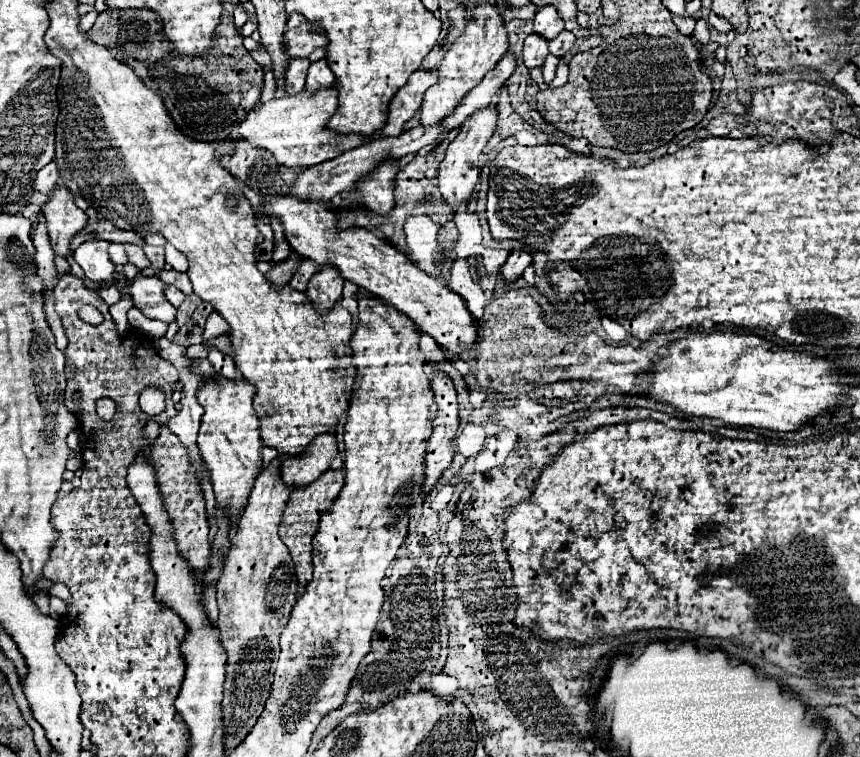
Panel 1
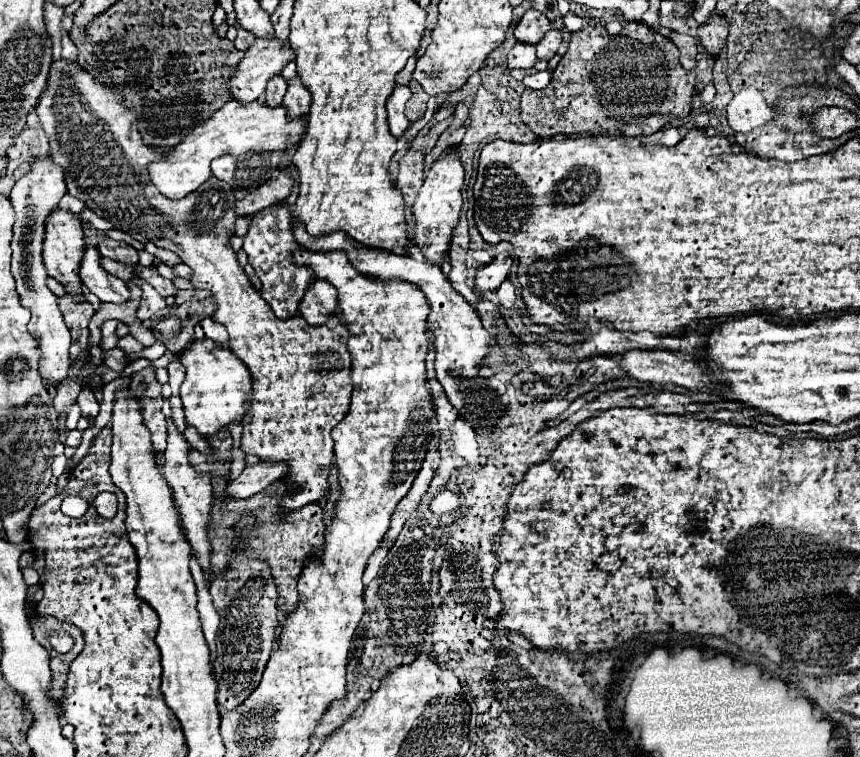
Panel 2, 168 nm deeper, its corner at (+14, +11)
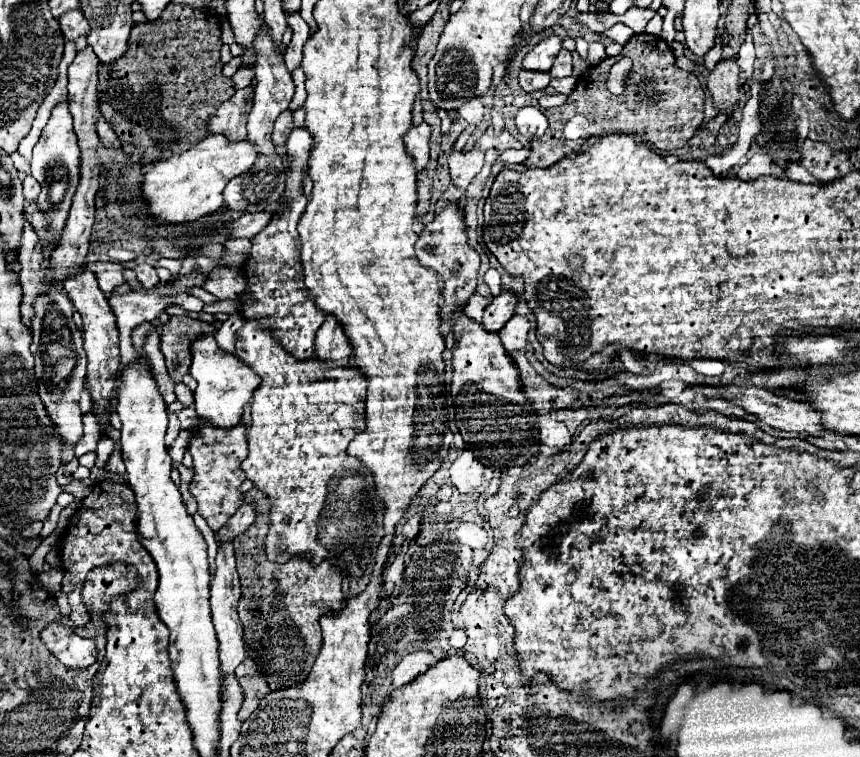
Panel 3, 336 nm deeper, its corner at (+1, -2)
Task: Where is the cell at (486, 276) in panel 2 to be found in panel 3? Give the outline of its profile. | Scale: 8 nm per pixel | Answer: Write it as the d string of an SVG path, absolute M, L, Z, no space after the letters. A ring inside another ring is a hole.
M501 290L499 296L493 298L493 302L485 308L483 314L483 328L497 332L505 326L505 322L515 314L517 306L517 294L511 290Z

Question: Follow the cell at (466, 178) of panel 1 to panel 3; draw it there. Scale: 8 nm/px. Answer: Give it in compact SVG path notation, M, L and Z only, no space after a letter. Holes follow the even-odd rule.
M447 202L435 214L435 218L429 224L425 224L423 232L419 234L419 238L415 242L415 254L417 254L419 262L425 268L433 268L445 284L445 288L443 288L445 306L441 308L441 318L445 322L449 318L449 314L455 308L465 306L469 296L475 292L477 270L479 270L479 254L467 244L465 216L463 216L463 210L455 202Z

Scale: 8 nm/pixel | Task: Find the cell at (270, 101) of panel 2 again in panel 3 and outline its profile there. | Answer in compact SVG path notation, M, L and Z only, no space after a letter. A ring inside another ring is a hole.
M285 110L285 112L277 118L277 122L275 122L275 128L273 128L273 144L275 144L275 146L285 144L287 136L291 134L291 130L293 130L293 112L291 112L291 110Z

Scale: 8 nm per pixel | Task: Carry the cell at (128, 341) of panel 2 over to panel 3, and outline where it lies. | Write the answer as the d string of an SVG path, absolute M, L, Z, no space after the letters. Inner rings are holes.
M193 270L193 272L187 274L187 276L173 276L173 280L171 280L171 282L173 282L173 288L163 288L163 290L153 288L153 290L149 290L149 292L145 292L145 294L139 292L139 296L137 296L133 290L127 292L127 294L119 294L119 292L109 294L109 306L111 306L113 314L117 316L117 328L119 328L119 340L121 340L121 360L119 360L119 370L117 370L117 374L115 374L115 380L119 380L119 372L123 372L125 366L129 366L129 364L133 364L133 362L137 362L137 360L141 358L139 352L131 346L131 332L133 332L133 328L139 326L139 324L143 324L143 322L153 322L167 304L179 304L179 306L183 306L185 310L199 312L199 310L203 308L203 302L197 300L197 298L193 298L193 296L189 296L189 294L187 294L187 288L191 288L191 286L201 286L203 280L205 280L205 274Z

